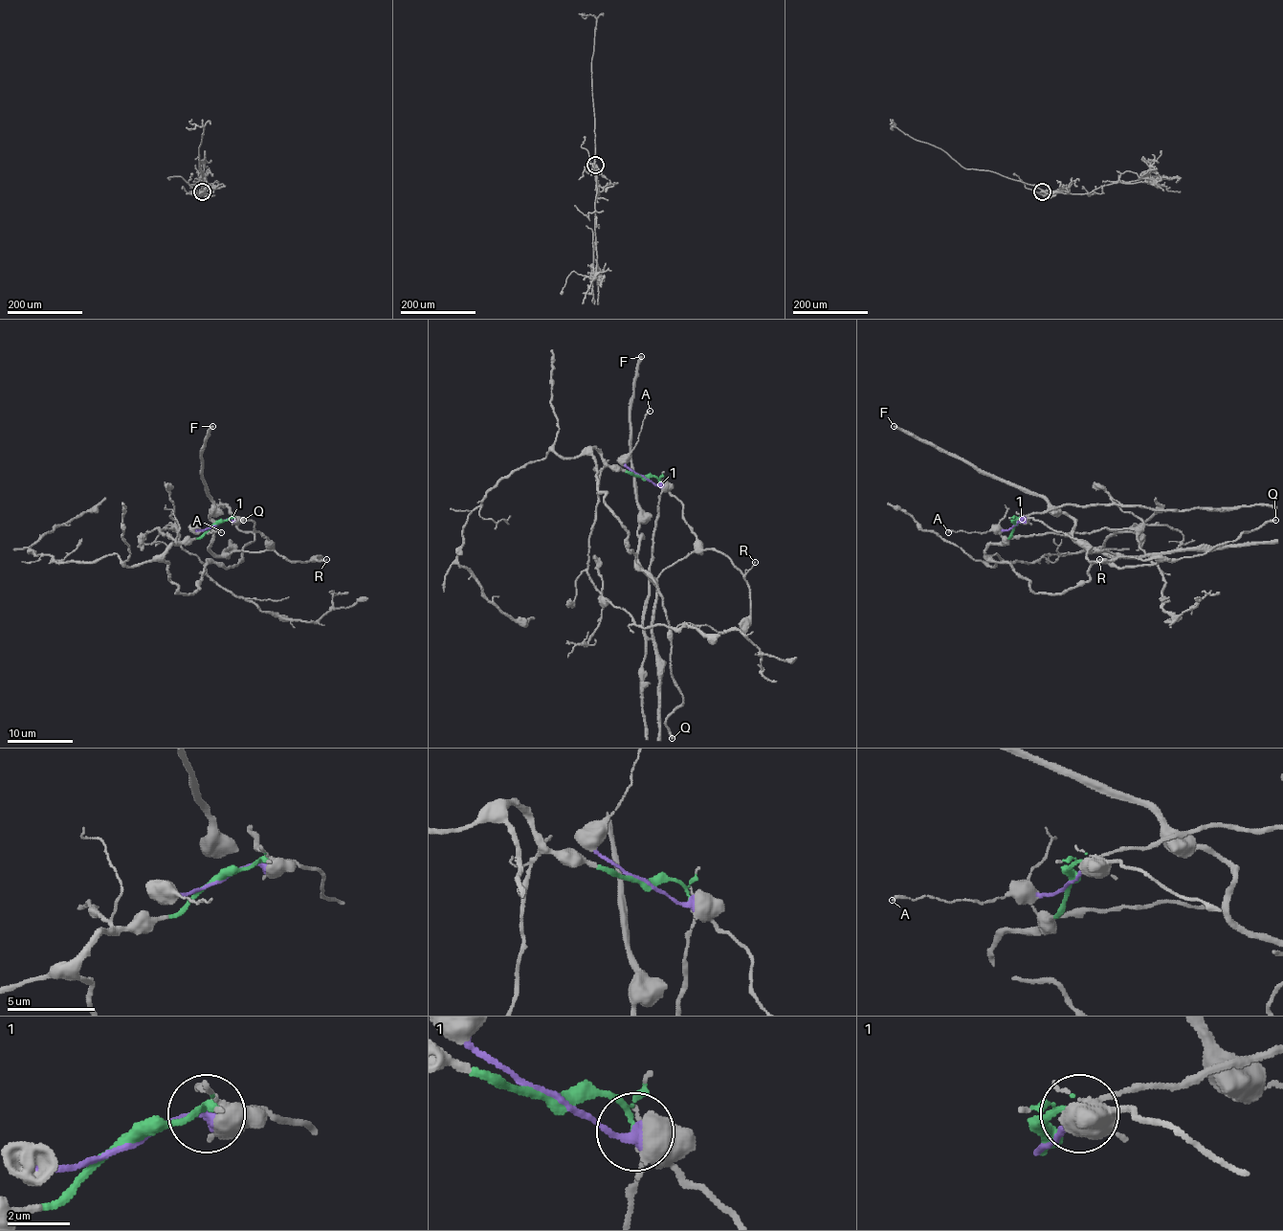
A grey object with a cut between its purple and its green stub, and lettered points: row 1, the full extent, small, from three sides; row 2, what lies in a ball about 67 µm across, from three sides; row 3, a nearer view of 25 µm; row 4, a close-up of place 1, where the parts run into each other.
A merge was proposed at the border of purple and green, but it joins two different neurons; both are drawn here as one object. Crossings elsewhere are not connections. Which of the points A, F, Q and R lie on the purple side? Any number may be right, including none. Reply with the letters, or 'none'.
A, F, R

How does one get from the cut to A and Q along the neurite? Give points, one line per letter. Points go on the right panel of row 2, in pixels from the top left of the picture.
A: (1015, 525), (1008, 530), (984, 533), (947, 531)
Q: (1015, 525), (985, 553), (1034, 593), (1066, 593), (1098, 561), (1176, 561), (1276, 520)

